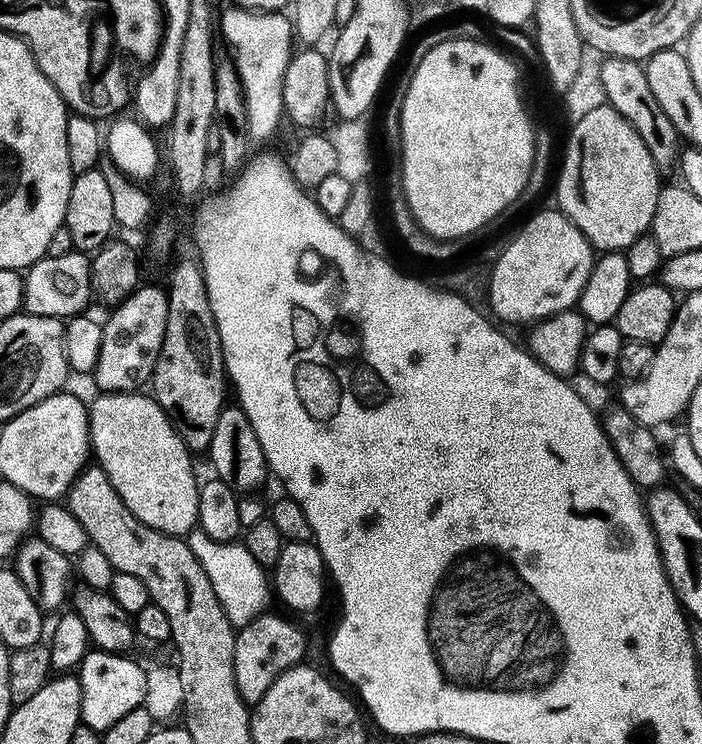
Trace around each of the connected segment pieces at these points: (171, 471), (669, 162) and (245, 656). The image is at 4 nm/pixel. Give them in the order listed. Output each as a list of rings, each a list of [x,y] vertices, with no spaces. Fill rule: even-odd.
[[[100,394],[90,404],[92,451],[94,460],[110,478],[114,490],[126,502],[128,509],[146,526],[167,536],[187,537],[200,523],[201,481],[196,481],[193,453],[181,436],[181,429],[158,401],[146,394]]]
[[[609,57],[605,59],[601,68],[601,76],[608,104],[631,122],[639,137],[646,143],[647,149],[650,150],[657,168],[664,172],[670,167],[673,169],[679,159],[682,139],[652,93],[645,67],[637,61]]]
[[[265,614],[239,629],[236,637],[236,681],[242,698],[250,706],[260,703],[270,690],[270,686],[280,684],[280,676],[292,668],[305,663],[308,640],[296,624],[283,620],[280,616]]]

